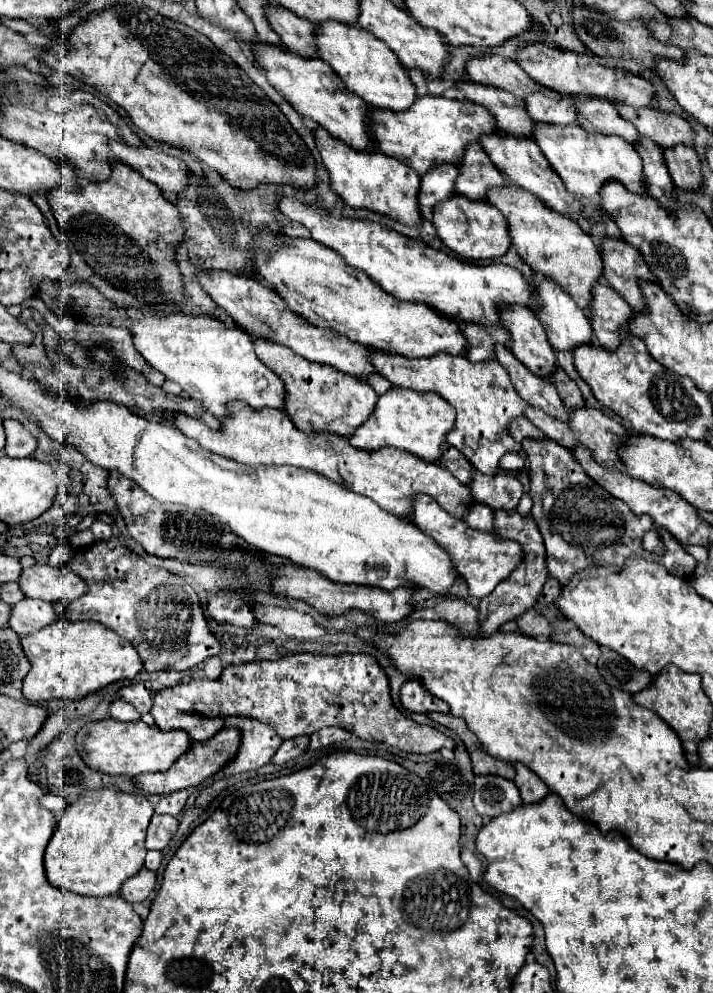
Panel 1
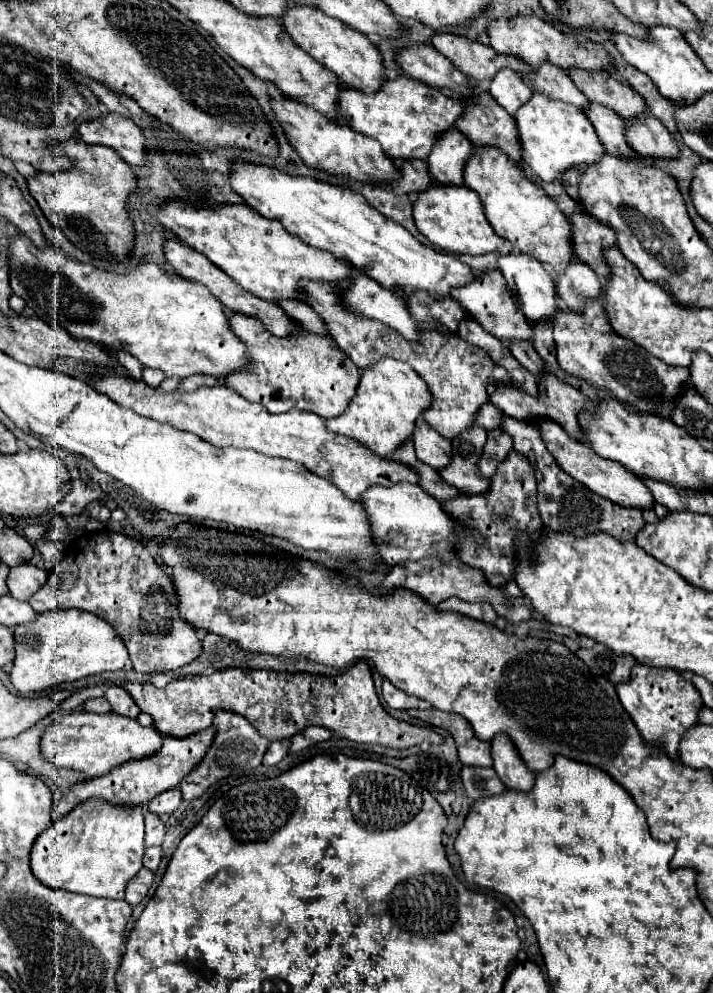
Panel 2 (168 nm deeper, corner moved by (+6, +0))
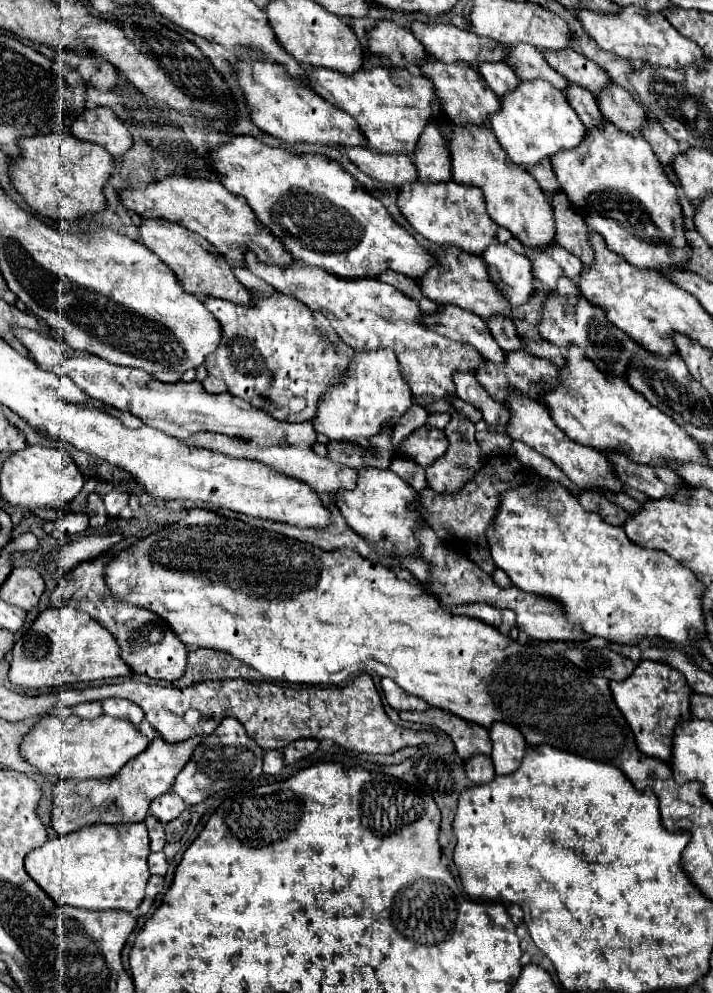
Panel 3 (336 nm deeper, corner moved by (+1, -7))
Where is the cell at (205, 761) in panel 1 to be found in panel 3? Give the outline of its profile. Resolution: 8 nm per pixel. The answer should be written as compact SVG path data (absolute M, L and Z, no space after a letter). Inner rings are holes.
M154 737L146 751L142 751L130 765L124 765L114 777L108 779L90 779L90 781L60 781L52 789L52 807L50 821L52 829L58 837L66 837L82 827L104 823L104 825L120 825L120 823L138 823L146 817L148 805L158 795L170 791L172 781L182 771L186 761L190 761L190 753L202 741L202 737L190 737L182 743L166 743L162 737Z

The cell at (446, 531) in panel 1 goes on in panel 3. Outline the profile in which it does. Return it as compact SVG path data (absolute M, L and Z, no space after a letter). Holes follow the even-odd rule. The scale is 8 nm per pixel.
M376 467L358 469L358 481L354 489L338 489L336 507L340 509L346 523L366 541L376 543L386 555L408 557L416 551L418 539L414 537L414 529L422 521L418 513L410 513L408 505L418 497L418 493L404 483L396 473L390 469L382 471Z

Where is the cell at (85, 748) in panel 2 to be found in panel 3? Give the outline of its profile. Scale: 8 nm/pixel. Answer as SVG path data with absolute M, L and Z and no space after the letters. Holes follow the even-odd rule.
M44 715L22 737L20 755L34 765L42 775L60 779L106 779L118 773L130 759L148 747L148 739L128 721L100 715L98 719L82 719L76 715L58 717Z

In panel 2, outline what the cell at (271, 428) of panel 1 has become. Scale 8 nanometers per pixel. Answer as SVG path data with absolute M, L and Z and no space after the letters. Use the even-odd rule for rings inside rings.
M107 372L103 378L93 380L93 388L101 390L119 406L131 408L145 418L167 422L177 430L191 432L217 448L253 448L261 454L281 454L281 458L305 464L313 474L329 478L351 500L361 500L363 492L375 484L391 486L401 480L419 484L419 474L411 466L387 460L353 438L337 434L331 436L327 432L325 420L317 418L317 414L307 414L299 410L291 410L285 414L269 414L261 404L245 400L227 386L203 386L191 394L179 394L163 392L161 388L151 388L145 382L127 380Z

